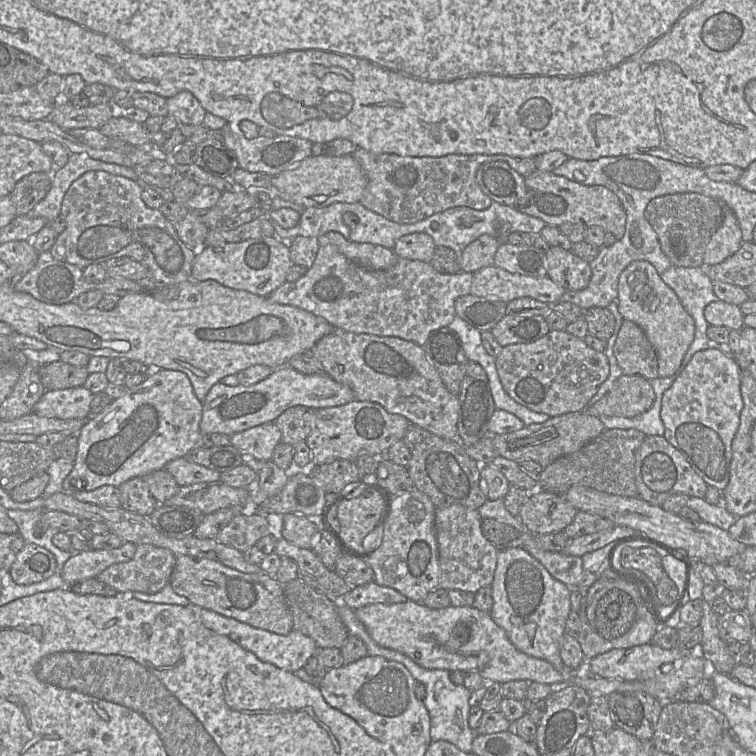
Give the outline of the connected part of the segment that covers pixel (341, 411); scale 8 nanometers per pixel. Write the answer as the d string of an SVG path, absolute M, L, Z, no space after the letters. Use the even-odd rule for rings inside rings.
M353 400L347 404L315 411L313 430L306 438L311 452L311 466L335 460L354 461L361 453L385 456L388 448L402 440L411 422L398 414L388 413L378 403Z

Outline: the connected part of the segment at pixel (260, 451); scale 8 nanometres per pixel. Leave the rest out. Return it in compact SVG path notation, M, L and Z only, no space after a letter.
M268 422L233 434L230 444L241 455L250 454L266 462L272 459L274 449L280 442L280 429L274 422Z

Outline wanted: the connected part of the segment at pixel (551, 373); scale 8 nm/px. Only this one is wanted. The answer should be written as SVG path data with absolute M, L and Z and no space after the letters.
M550 330L531 343L503 347L496 358L496 369L504 390L513 400L550 417L586 409L610 373L604 352L595 351L583 339L557 330Z

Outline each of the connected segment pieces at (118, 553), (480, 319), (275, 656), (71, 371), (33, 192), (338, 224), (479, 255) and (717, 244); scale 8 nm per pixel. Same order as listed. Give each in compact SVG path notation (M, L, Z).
M123 542L119 548L111 550L83 551L75 553L61 569L61 576L67 587L87 580L95 579L109 566L131 560L137 545Z
M471 294L455 301L456 315L480 332L490 331L506 314L507 303Z
M204 608L200 610L199 618L205 627L218 634L227 636L244 649L255 654L260 660L293 673L302 668L307 660L319 650L312 638L295 629L287 635L281 635L268 630L255 628L249 624Z
M62 360L42 365L39 375L46 391L83 386L88 378L86 367L78 367Z
M34 172L19 180L8 195L17 215L25 215L48 193L52 184L49 172Z
M335 202L325 207L308 207L303 209L299 223L292 228L283 228L278 223L271 221L275 229L276 237L289 242L297 236L304 237L317 237L320 241L328 232L339 232L346 239L349 239L350 228L344 223L343 215L346 213L353 213L358 215L353 209L348 209L349 203L347 202Z
M483 234L460 252L460 270L475 273L485 267L494 265L494 257L500 245L499 240Z
M722 204L723 221L711 237L704 253L704 267L718 264L736 253L743 244L742 231L732 209Z

